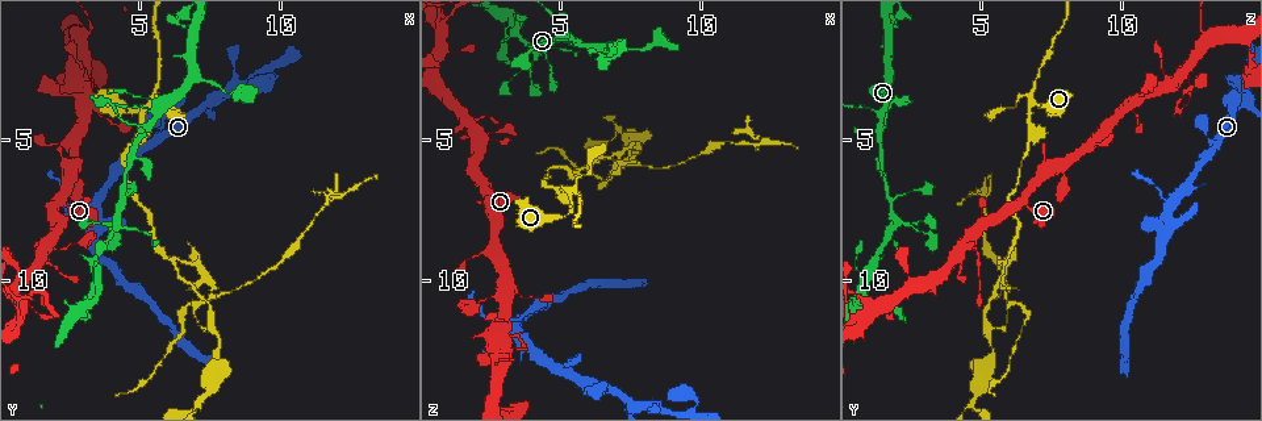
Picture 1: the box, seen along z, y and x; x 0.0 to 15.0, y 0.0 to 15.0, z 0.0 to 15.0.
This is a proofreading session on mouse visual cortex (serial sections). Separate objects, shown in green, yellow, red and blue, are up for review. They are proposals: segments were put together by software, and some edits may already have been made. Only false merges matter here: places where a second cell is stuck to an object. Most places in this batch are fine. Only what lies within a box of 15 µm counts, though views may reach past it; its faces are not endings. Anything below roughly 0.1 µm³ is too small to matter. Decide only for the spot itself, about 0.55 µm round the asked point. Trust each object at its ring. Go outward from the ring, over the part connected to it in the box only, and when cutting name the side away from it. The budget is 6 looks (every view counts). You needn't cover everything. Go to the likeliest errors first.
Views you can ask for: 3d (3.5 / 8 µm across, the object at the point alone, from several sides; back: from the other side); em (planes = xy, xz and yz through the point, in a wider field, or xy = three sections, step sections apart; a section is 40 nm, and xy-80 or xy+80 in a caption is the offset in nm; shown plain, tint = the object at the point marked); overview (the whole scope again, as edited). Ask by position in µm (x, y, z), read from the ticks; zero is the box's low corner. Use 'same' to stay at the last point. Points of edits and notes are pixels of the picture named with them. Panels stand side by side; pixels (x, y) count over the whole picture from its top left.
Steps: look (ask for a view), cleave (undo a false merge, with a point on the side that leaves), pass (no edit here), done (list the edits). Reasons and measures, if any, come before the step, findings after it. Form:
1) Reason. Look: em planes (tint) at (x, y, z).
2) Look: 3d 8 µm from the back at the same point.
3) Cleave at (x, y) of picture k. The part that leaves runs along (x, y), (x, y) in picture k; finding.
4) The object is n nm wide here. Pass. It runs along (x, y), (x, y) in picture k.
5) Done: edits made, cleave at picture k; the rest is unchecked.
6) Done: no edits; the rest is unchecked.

Sharp bend. Look: 3d 3.5 µm at (5.3, 3.6, 6.8).

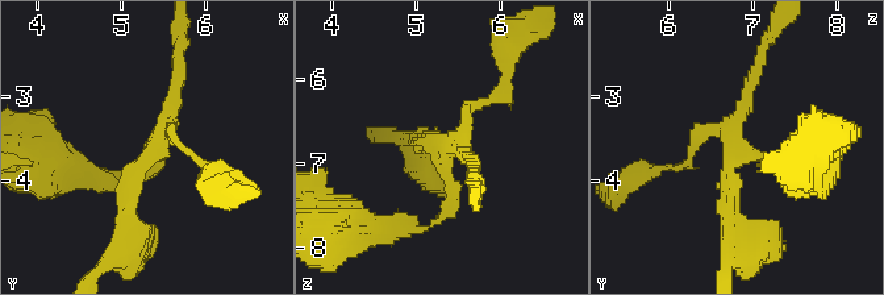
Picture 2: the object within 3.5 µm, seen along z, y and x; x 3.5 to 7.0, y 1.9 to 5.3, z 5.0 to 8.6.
4 arms meet here; the arms are 150, 150, 200, 200 nm wide. Pass. It runs along (809, 178), (738, 157), (734, 235) in picture 2; continuous, no second cell.

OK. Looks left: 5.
A fork. Look: 3d 3.5 µm at (5.7, 3.7, 1.7).

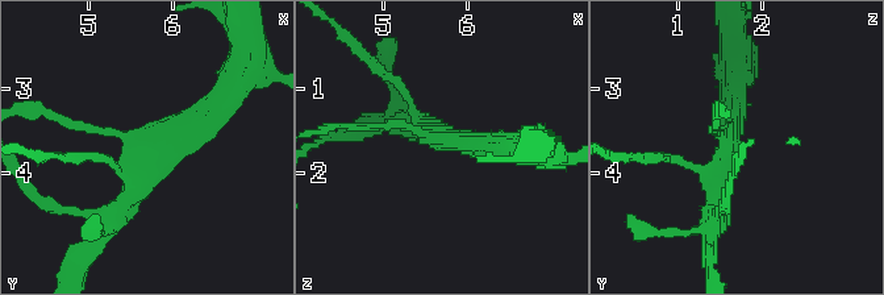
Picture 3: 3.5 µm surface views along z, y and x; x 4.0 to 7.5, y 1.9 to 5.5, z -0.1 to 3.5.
Now the EM. Look: em xy step 1 (tint) at (5.65, 3.75, 1.60).

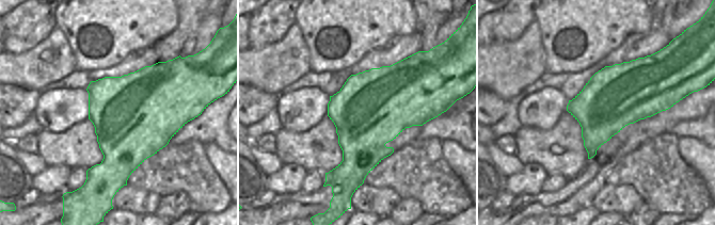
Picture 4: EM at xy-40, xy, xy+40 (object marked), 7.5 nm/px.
Another direction. Look: em xy step 3 (tint) at the same point.

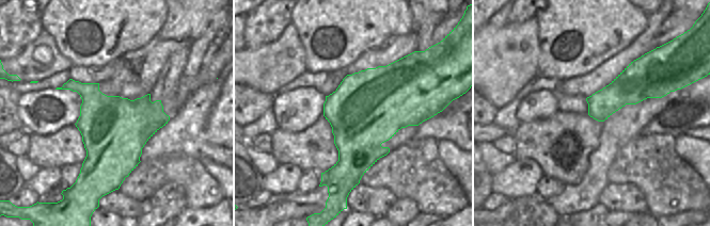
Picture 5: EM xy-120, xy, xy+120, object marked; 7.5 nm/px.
Pass. One cell here.

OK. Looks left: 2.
Done: no edits; the rest is unchecked.

